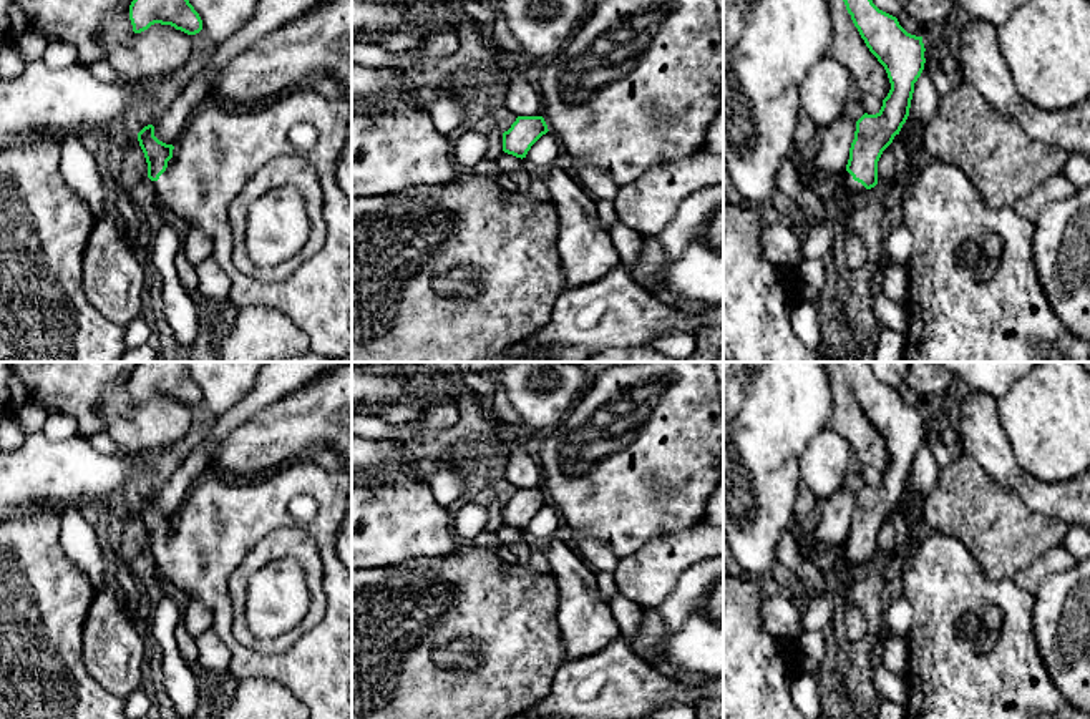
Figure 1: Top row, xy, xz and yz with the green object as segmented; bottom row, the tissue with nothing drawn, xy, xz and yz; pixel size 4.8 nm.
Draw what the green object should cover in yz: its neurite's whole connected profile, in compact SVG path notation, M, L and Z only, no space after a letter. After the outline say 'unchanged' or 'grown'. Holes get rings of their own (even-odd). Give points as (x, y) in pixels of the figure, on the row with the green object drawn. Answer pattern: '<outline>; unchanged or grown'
M843 0L854 27L864 40L869 51L884 66L891 90L883 100L883 106L876 115L864 113L856 121L854 139L849 148L849 159L846 171L841 174L839 188L849 199L856 198L878 184L878 161L883 151L893 143L894 136L899 135L903 125L909 116L911 100L914 93L914 83L924 70L924 43L922 37L908 33L898 22L896 17L879 10L873 0Z; grown

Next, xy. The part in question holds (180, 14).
M133 0L129 20L134 33L141 33L154 23L171 25L187 35L202 30L202 20L189 0Z; unchanged

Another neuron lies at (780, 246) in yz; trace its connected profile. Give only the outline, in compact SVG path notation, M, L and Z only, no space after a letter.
M786 223L765 224L762 256L773 266L796 269L801 261L798 236Z

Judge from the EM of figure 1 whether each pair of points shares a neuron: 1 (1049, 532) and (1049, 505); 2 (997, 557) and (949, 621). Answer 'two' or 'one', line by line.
1: two
2: two

